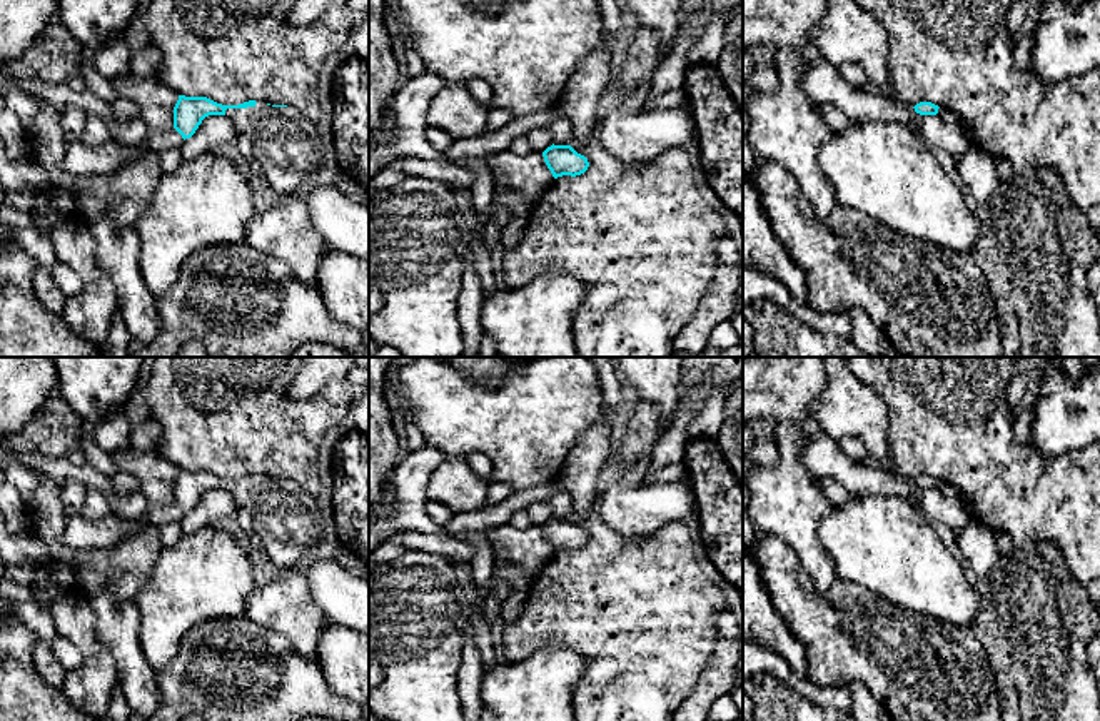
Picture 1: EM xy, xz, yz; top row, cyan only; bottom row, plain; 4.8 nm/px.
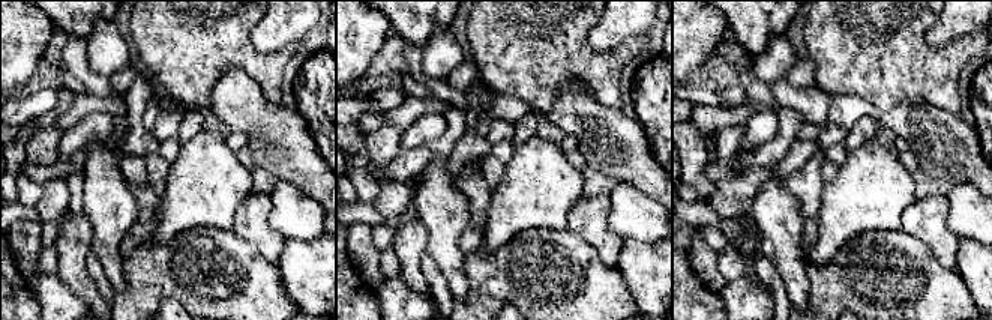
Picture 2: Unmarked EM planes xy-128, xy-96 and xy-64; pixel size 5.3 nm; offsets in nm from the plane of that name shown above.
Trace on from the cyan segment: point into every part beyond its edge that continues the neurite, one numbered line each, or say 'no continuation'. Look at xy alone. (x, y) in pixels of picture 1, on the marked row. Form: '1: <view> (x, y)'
1: xy (287, 146)

